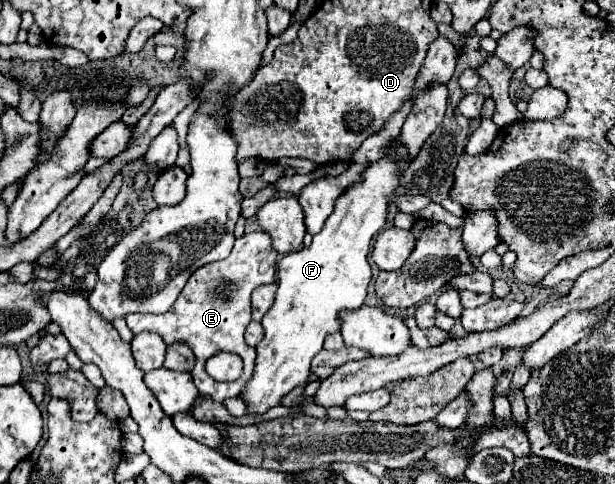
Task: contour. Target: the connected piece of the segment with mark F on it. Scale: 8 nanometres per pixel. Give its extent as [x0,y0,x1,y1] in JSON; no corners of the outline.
[242,140,410,414]

